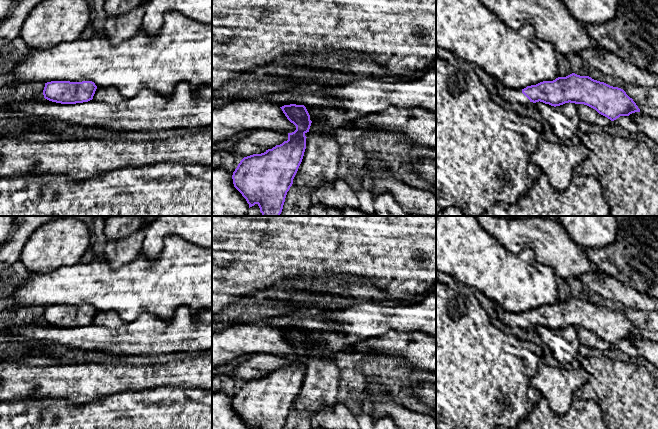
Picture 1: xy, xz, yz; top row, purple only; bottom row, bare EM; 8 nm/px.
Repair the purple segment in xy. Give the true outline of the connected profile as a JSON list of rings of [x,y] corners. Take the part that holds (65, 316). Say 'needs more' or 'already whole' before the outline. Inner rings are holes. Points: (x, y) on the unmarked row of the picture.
already whole | [[[51,305],[45,307],[44,322],[61,328],[76,328],[93,323],[97,310],[92,305]]]

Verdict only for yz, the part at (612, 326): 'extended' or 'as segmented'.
extended

